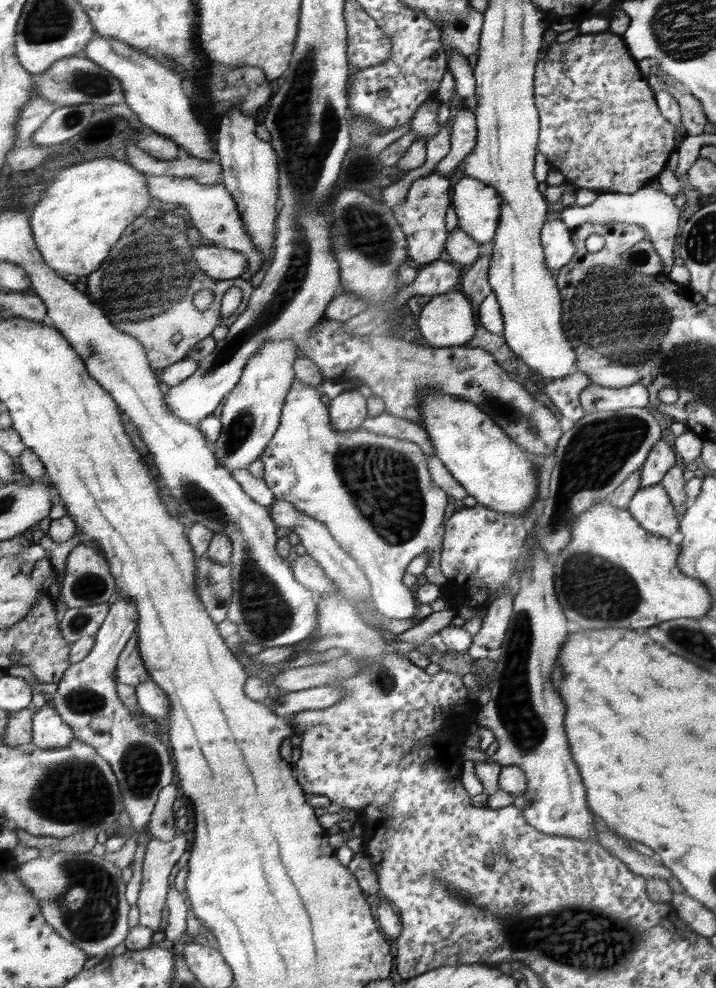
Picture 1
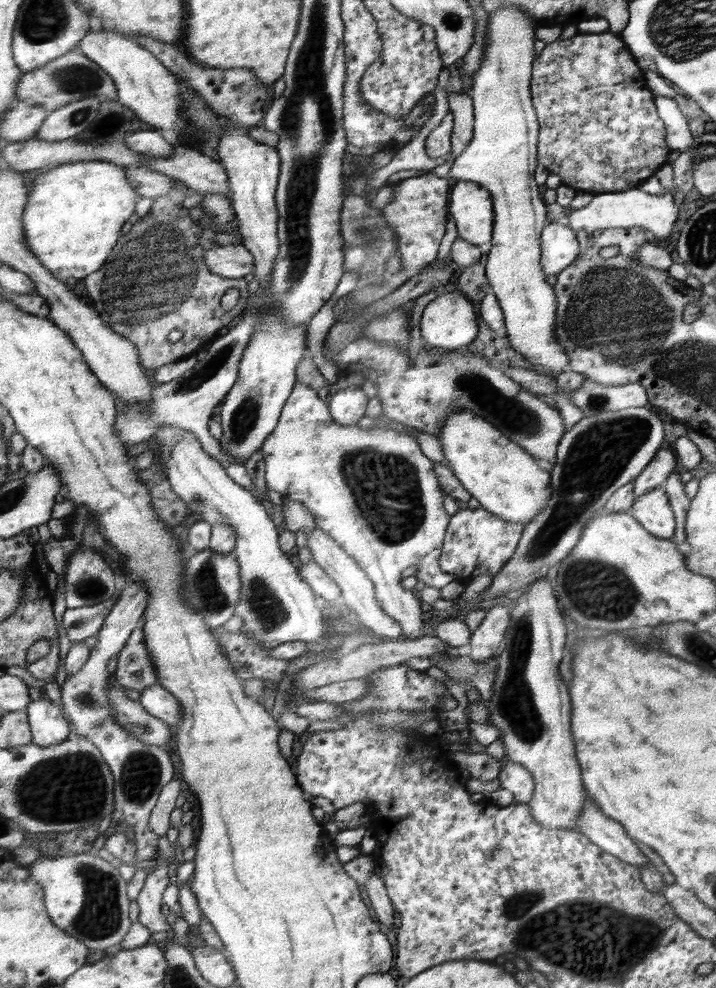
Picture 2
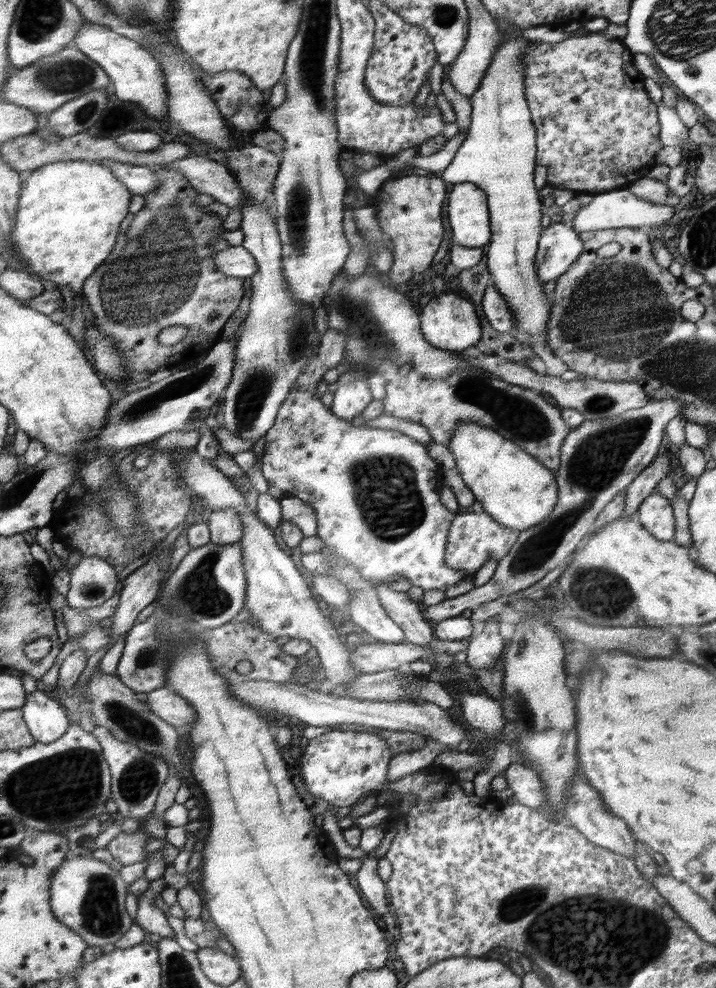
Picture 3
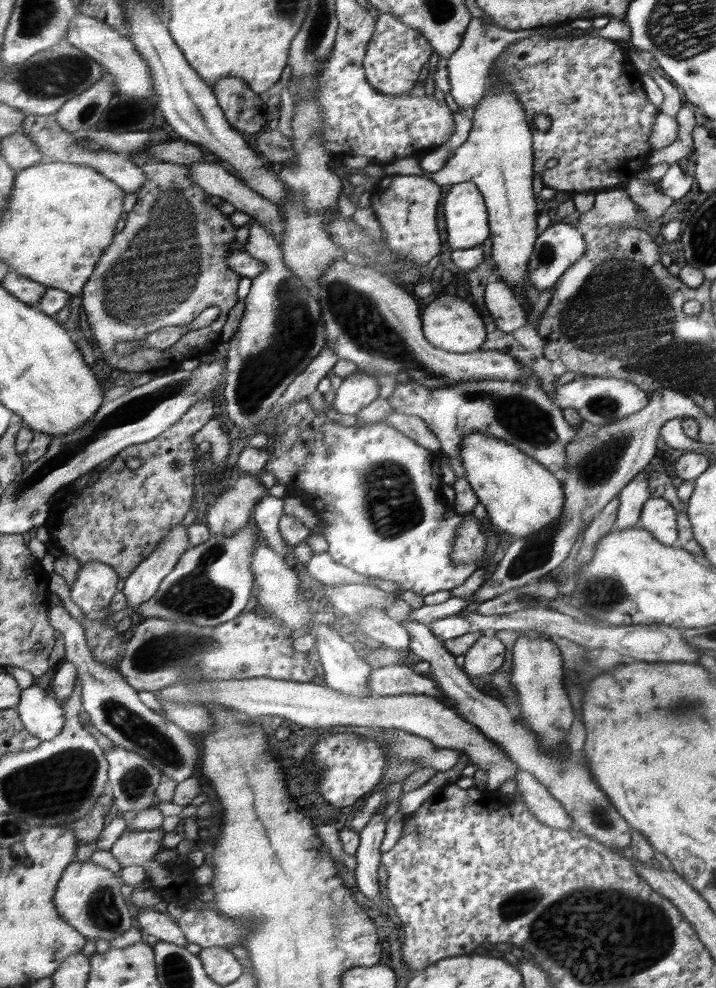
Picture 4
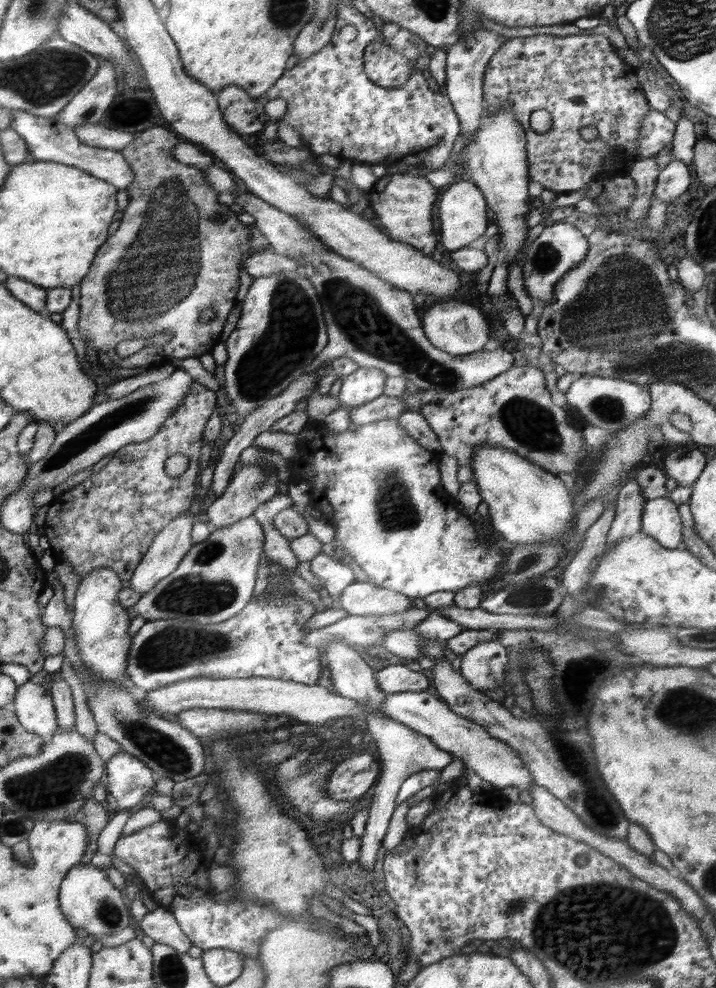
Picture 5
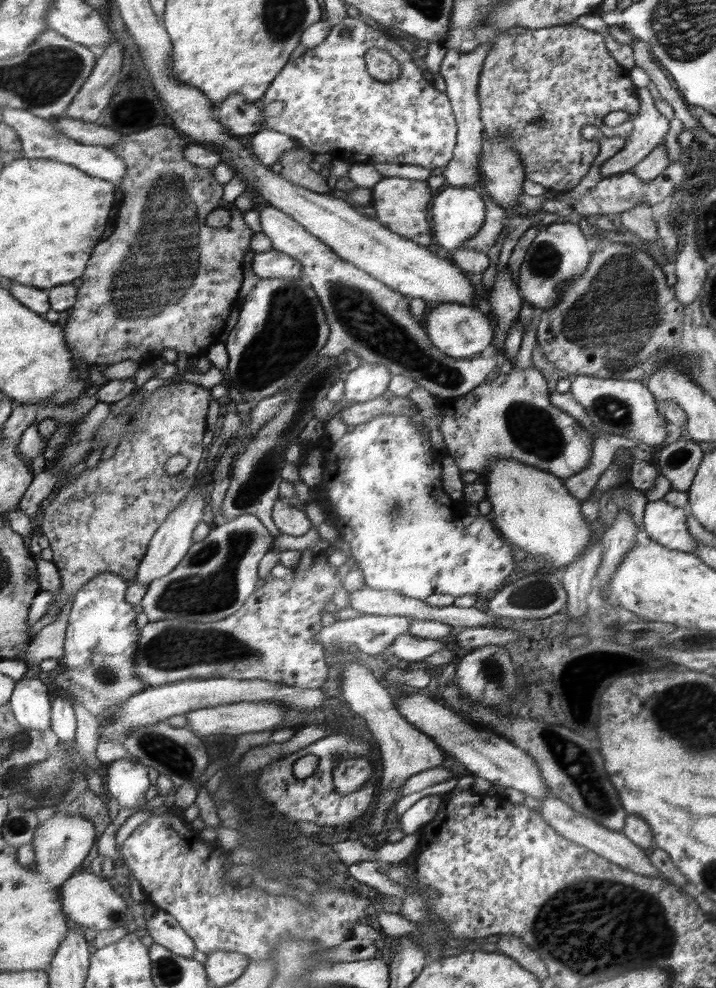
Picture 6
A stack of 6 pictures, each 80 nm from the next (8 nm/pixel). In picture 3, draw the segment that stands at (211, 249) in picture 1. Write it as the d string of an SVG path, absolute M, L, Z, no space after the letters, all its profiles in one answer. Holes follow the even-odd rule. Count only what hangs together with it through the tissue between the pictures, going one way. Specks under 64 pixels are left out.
M242 245L225 246L215 252L215 267L226 276L245 279L259 270L258 261Z

